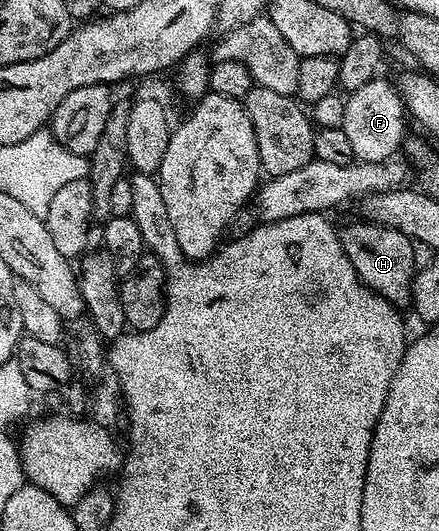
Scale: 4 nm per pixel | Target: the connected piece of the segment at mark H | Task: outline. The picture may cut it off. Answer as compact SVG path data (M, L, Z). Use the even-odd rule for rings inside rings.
M358 220L339 230L341 248L349 256L349 264L359 273L359 279L374 294L389 300L396 308L407 308L411 305L411 279L417 269L413 260L415 243L409 236L397 232L397 228L382 226L376 222Z

